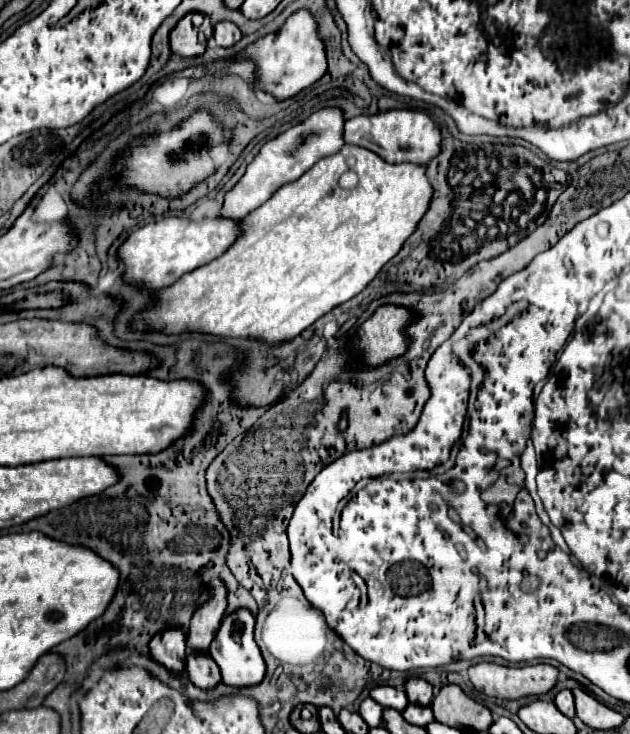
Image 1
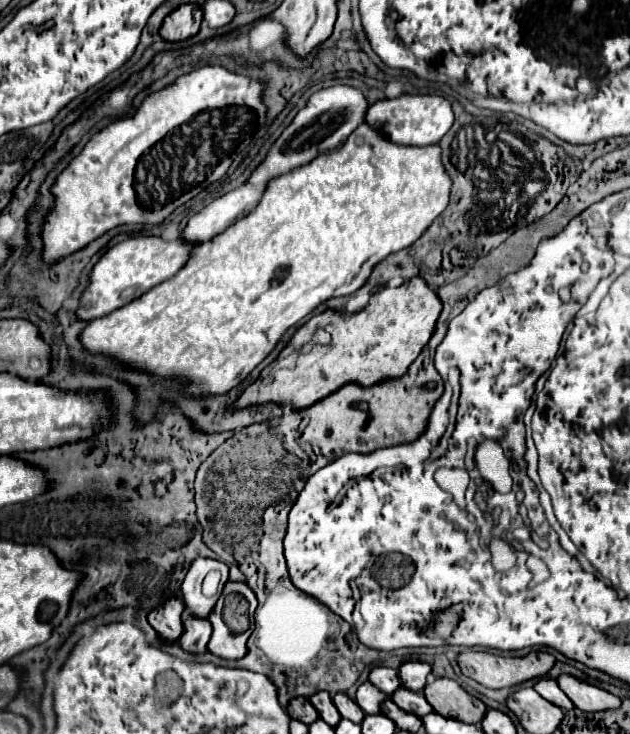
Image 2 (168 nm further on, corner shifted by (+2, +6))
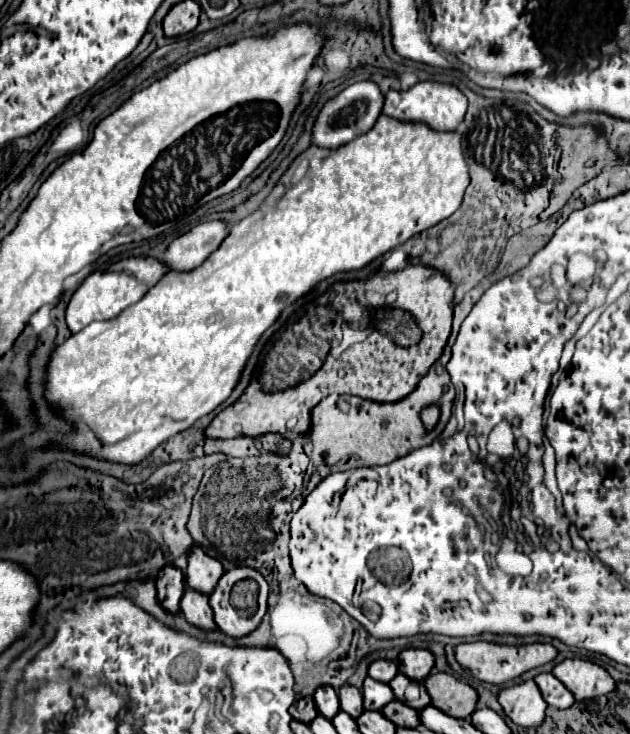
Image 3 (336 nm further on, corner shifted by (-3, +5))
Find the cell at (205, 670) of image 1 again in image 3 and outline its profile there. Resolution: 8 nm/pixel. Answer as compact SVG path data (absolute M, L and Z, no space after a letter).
M192 588L184 590L184 596L180 598L180 612L186 616L186 620L198 628L216 628L216 622L212 618L212 608L208 606L208 596L200 594Z

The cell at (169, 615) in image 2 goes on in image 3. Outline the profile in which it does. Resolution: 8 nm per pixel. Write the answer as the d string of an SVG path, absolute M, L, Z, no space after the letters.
M164 566L156 576L158 600L168 612L180 610L180 598L184 594L184 572L176 566Z

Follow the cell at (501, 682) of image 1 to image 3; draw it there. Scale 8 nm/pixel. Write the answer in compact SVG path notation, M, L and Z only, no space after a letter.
M464 642L456 646L456 660L462 668L470 670L478 680L482 682L492 682L492 684L504 684L510 682L512 678L522 676L524 672L544 666L546 662L552 662L556 658L556 648L552 644L520 644L520 646L510 646L510 644L494 644L494 642Z

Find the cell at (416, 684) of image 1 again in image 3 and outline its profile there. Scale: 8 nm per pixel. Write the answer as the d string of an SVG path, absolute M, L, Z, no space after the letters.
M408 648L398 656L398 670L408 678L422 682L434 666L434 654L424 648Z

